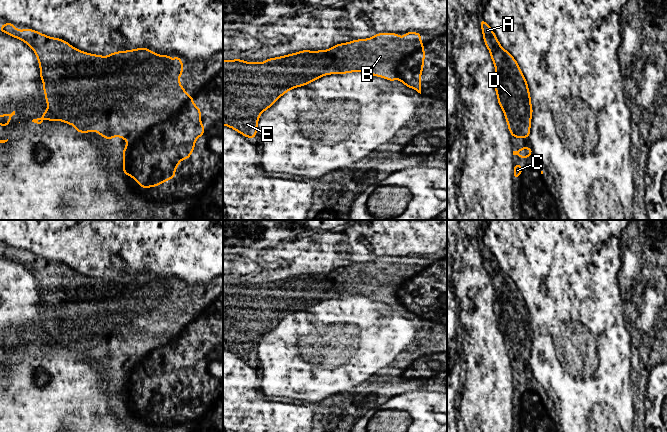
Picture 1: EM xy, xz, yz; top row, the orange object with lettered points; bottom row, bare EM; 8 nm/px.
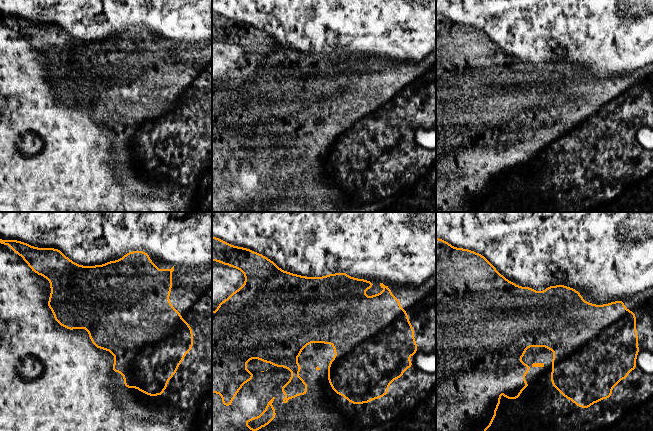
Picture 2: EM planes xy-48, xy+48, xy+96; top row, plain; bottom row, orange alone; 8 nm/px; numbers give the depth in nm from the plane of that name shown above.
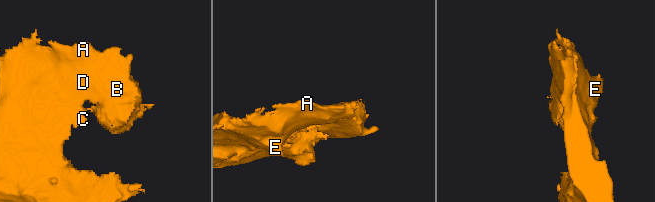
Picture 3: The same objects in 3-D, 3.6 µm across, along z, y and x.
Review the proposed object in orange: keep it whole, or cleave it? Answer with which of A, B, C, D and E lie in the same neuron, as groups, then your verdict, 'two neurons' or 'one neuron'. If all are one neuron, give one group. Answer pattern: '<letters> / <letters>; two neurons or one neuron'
A B C D E; one neuron

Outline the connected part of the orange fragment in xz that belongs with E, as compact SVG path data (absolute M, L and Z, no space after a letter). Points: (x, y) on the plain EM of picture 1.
M385 256L367 263L336 268L327 274L302 274L266 283L262 287L250 287L242 283L223 284L223 349L247 362L255 363L260 339L282 319L331 298L364 296L390 306L398 303L421 318L425 279L421 257L406 256L400 262L399 257Z

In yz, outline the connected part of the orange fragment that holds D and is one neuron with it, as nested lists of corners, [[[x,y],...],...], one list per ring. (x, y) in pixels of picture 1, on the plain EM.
[[[483,242],[479,245],[484,267],[490,275],[491,284],[495,290],[494,313],[498,328],[505,339],[508,354],[513,362],[529,362],[533,332],[526,302],[515,282],[501,270],[491,251]]]

